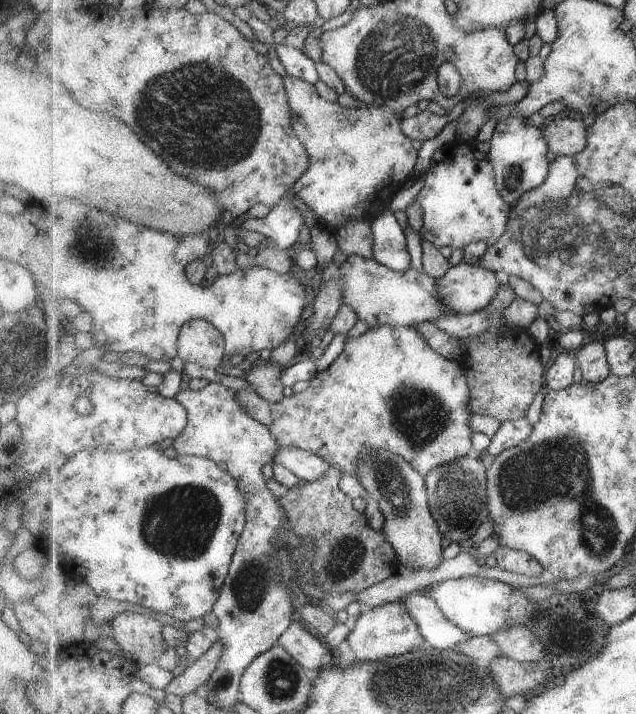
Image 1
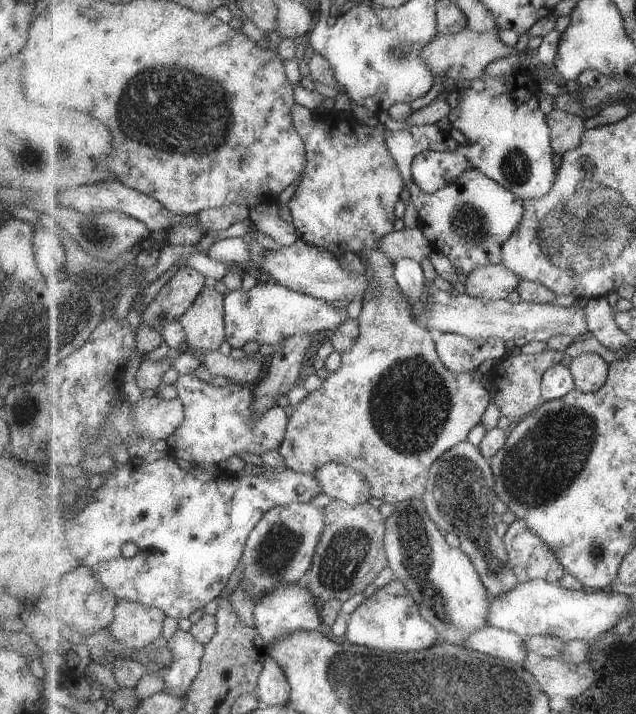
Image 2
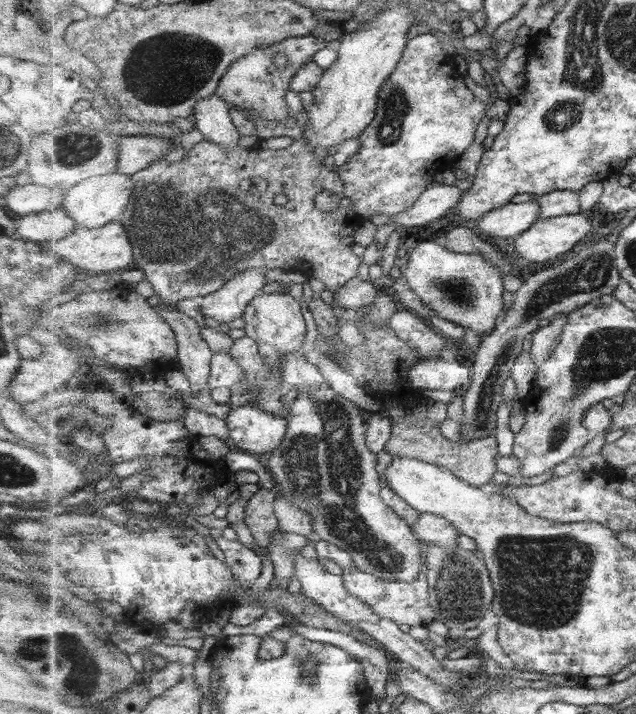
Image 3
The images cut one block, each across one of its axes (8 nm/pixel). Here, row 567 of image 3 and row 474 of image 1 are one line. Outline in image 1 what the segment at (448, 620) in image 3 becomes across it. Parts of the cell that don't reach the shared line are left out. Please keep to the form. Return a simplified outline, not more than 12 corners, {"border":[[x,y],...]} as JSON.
{"border":[[472,453],[425,476],[431,512],[452,542],[489,519],[488,468]]}

